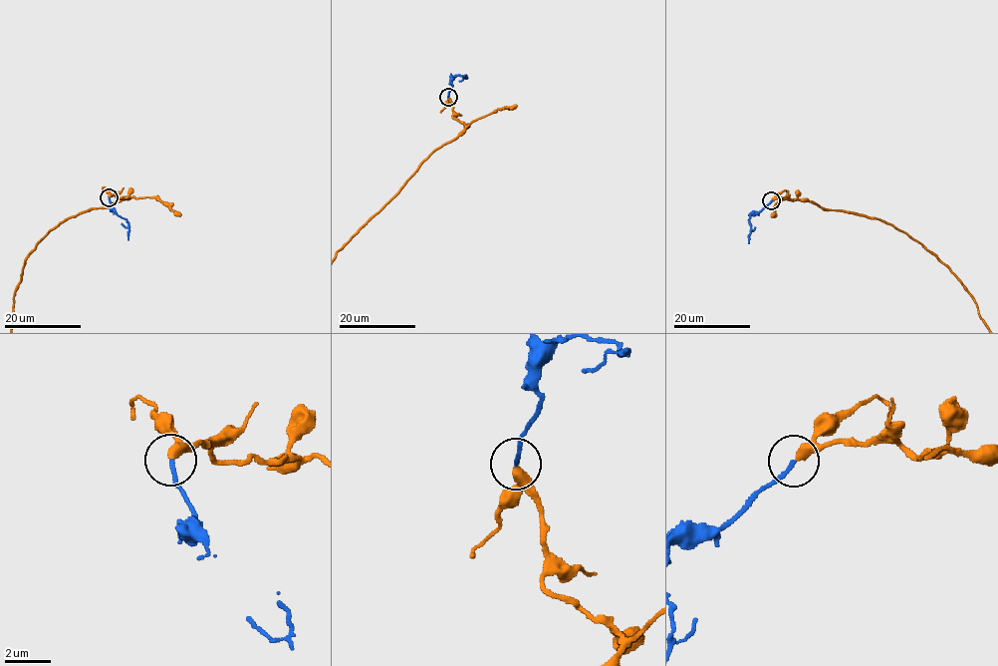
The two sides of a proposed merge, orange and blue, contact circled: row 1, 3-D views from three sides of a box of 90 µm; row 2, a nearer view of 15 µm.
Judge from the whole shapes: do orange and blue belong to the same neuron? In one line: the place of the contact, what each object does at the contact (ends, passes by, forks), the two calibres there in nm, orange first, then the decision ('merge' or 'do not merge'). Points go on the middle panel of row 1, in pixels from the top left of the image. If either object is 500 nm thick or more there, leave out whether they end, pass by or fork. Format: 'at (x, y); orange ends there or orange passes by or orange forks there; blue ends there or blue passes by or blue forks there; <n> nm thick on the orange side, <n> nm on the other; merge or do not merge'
at (448, 97); orange ends there; blue ends there; 440 nm thick on the orange side, 160 nm on the other; merge

